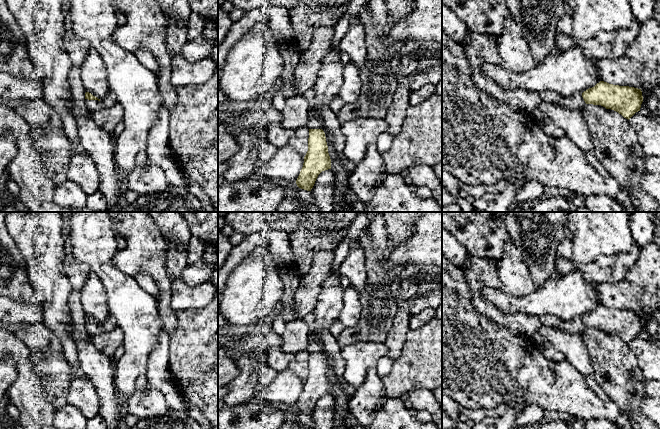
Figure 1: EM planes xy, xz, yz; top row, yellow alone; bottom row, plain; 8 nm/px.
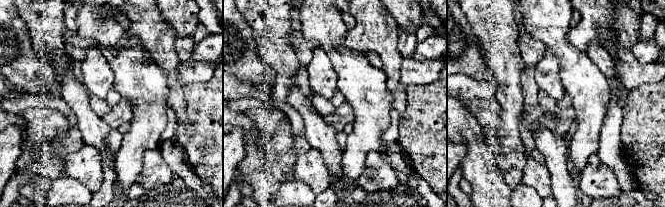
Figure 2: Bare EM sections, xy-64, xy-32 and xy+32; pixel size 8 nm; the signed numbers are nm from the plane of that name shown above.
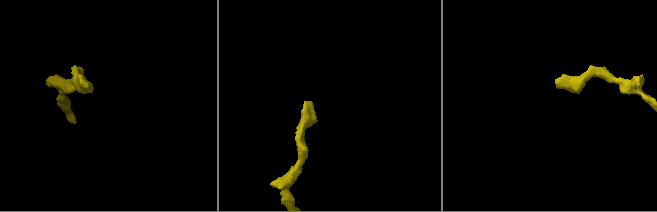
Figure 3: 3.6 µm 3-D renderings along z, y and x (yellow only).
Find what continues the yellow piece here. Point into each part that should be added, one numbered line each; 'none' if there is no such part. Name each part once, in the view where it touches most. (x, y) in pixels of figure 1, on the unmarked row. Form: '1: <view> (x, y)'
1: xy (93, 330)

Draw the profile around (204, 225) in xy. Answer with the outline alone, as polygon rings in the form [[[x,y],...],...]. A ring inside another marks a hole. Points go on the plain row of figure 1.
[[[178,212],[188,223],[193,236],[218,252],[218,212]]]

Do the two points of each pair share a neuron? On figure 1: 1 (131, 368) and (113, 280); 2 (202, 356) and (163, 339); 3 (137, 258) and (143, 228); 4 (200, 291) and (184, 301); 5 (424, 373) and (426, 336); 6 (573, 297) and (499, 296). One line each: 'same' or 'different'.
1: same
2: different
3: same
4: same
5: same
6: same

